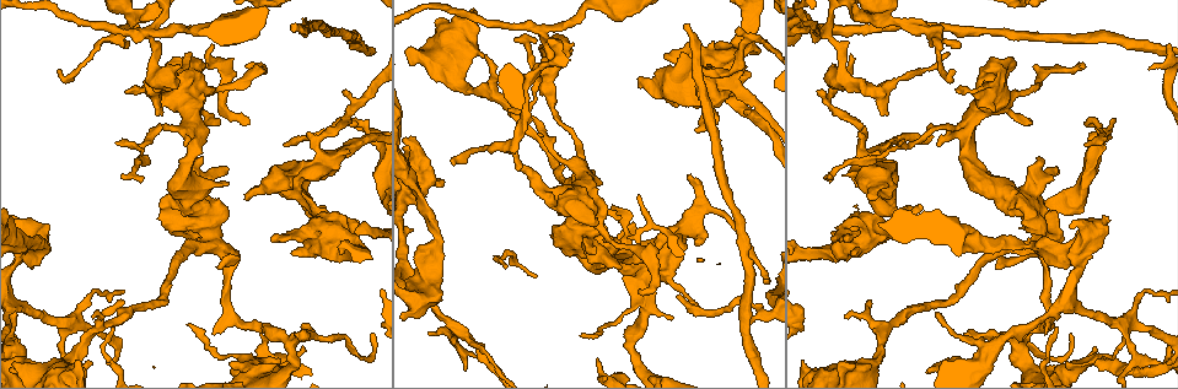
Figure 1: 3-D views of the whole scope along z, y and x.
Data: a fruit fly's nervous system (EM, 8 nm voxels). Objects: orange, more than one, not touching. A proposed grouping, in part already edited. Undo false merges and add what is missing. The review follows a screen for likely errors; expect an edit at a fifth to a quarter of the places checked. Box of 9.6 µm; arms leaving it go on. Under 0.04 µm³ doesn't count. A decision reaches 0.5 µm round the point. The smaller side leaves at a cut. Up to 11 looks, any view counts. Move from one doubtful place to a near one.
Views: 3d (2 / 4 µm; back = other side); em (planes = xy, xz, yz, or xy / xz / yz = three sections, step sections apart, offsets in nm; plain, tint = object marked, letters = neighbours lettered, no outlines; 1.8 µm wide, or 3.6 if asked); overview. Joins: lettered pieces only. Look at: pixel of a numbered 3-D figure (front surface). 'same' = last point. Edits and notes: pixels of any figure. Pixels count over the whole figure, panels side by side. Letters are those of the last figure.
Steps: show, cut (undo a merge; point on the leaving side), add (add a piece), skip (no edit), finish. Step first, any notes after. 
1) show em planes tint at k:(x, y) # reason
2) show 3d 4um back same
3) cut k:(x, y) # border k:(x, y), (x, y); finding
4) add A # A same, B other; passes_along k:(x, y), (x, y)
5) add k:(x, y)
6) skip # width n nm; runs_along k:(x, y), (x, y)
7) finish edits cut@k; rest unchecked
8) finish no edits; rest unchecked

show em planes letters at 1:(692, 175) # branch stops here

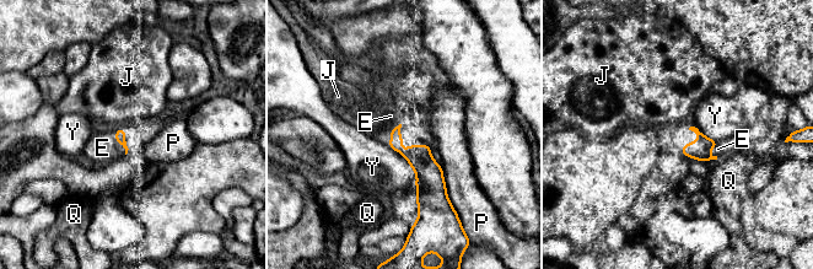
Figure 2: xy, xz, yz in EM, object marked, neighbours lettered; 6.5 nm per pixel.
add E # E same, J other, P other, Q other, Y other; it goes on there

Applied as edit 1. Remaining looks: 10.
show overview # see it whole again

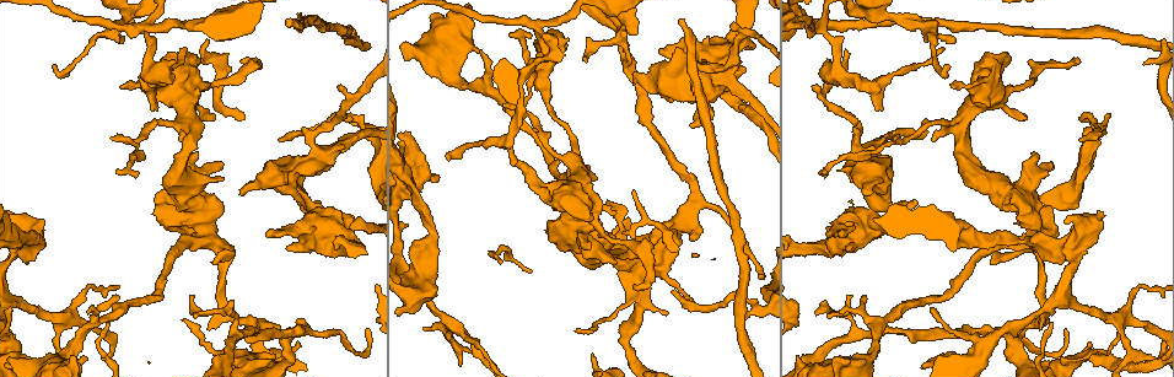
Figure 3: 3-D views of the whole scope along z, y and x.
show em planes letters at 3:(320, 159) # a fork

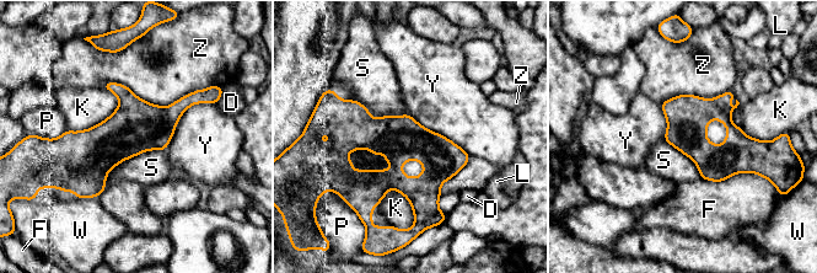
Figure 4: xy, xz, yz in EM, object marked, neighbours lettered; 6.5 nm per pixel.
skip # longest_contact Z 700 nm; D other, F other, K other, L other, P other, S other, W other, Y other, Z other; one neuron here

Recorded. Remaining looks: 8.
show 3d 4um at 3:(329, 233) # thick turns thin

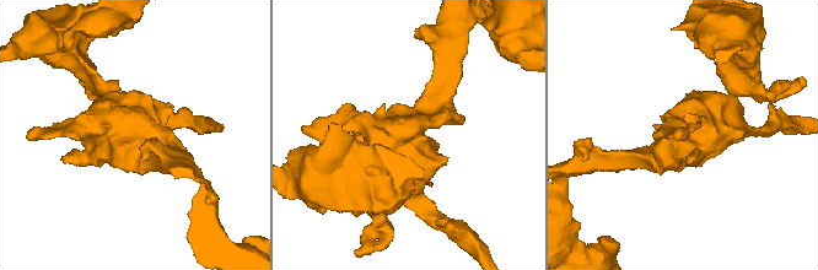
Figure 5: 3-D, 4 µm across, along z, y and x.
show em 3.6um planes letters at 5:(133, 131) # now the EM

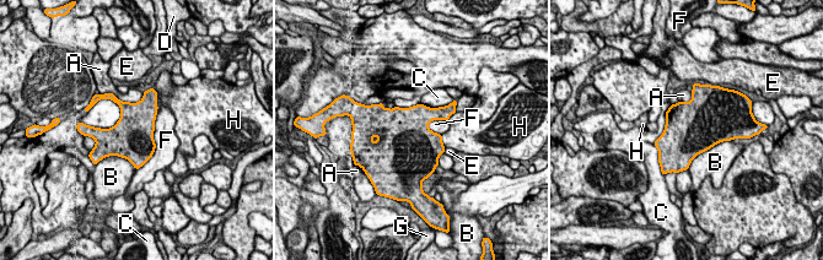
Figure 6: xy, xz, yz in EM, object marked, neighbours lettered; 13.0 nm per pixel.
skip # A other, B other, C other, D other, E other, F other, G other, H other; border 6:(156, 91), (155, 151), (136, 169); one neuron here

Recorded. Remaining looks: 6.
show em 3.6um xy step 8 tint at 3:(608, 16) # abrupt turn

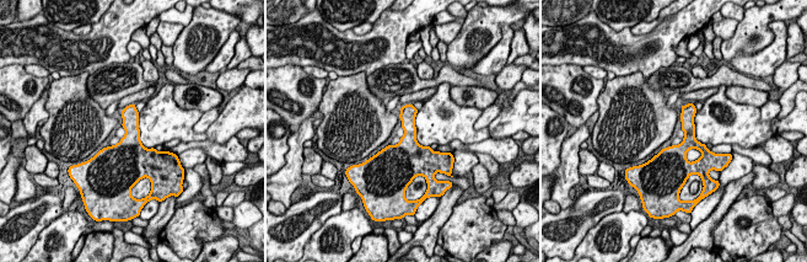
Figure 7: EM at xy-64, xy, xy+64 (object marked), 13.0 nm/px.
show em 3.6um planes letters same # another direction

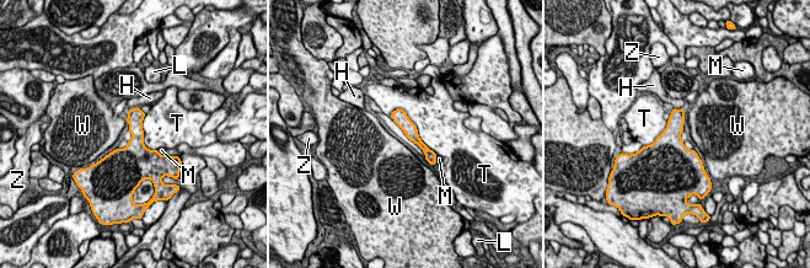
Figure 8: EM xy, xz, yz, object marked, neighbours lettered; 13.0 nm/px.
skip # H other, L other, M other, T other, W other, Z other; runs_along 8:(396, 113), (433, 159); continuous, no second neuron

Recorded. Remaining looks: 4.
finish edits add@2; rest unchecked

